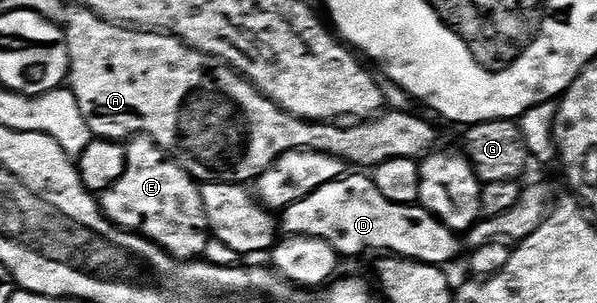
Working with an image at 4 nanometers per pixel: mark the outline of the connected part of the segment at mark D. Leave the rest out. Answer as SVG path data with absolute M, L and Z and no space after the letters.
M364 173L345 174L342 179L330 181L330 185L322 185L322 189L314 189L310 197L302 197L302 201L294 201L294 205L285 207L282 231L285 236L318 237L329 243L341 257L380 251L376 253L398 255L419 263L448 265L451 259L459 257L460 243L462 247L461 236L438 221L434 213L416 203L395 204L382 197L374 179Z

